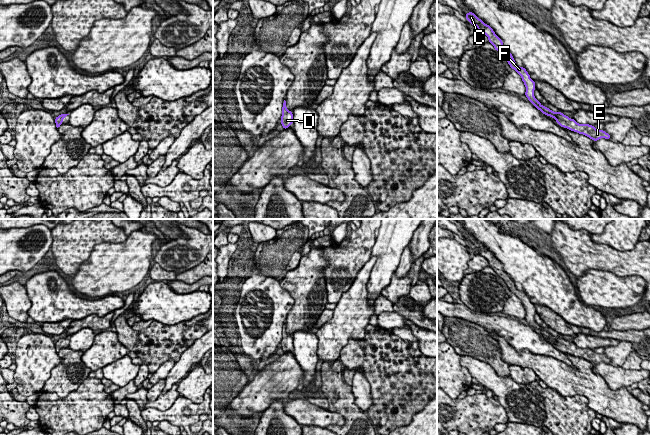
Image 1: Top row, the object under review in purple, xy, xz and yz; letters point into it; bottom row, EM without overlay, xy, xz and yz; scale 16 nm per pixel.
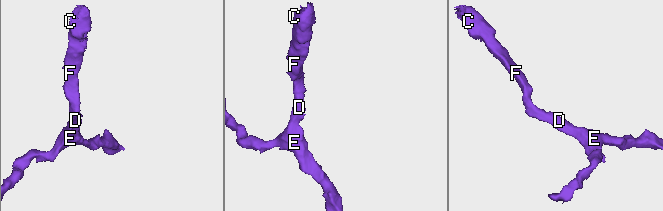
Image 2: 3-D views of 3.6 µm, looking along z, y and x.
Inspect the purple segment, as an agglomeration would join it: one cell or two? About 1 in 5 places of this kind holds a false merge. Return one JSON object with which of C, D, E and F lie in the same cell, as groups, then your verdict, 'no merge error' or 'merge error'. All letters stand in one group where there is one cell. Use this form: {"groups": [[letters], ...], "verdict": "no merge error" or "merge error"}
{"groups": [["C", "D", "E", "F"]], "verdict": "no merge error"}

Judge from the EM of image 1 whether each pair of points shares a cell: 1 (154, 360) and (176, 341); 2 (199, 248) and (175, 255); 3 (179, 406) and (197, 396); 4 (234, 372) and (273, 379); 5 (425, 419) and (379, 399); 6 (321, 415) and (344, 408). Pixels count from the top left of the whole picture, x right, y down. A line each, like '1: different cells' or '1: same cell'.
1: same cell
2: same cell
3: different cells
4: different cells
5: different cells
6: different cells

